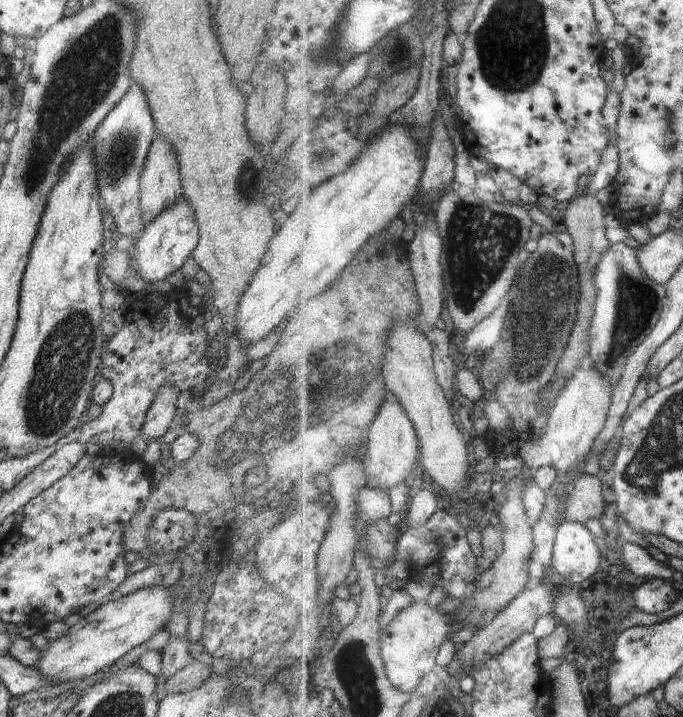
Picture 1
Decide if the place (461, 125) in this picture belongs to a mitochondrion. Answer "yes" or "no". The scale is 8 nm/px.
no

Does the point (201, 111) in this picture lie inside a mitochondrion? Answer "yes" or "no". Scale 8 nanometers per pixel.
no

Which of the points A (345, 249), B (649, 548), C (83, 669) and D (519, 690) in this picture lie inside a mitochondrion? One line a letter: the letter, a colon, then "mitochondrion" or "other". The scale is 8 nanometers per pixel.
A: other
B: other
C: other
D: other

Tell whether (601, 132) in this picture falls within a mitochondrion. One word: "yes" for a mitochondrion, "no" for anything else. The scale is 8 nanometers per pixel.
no

